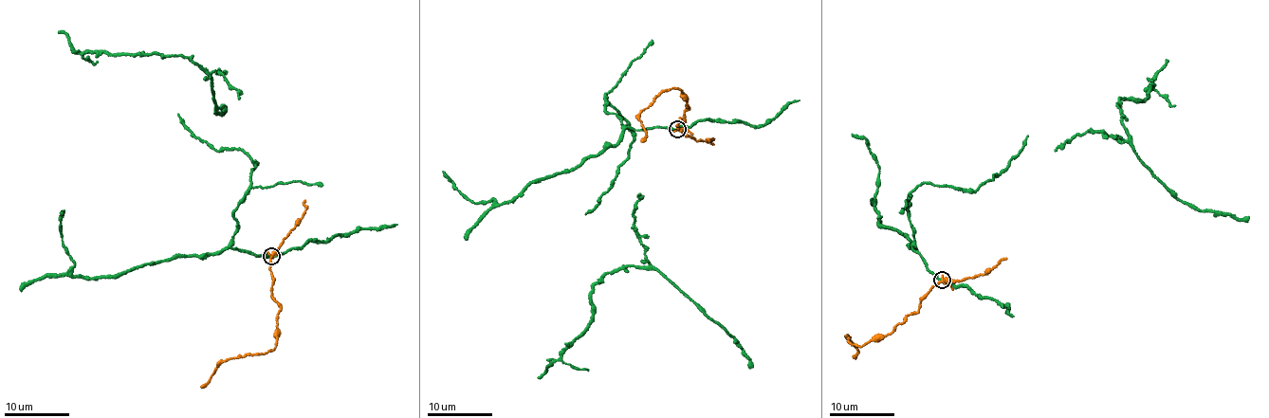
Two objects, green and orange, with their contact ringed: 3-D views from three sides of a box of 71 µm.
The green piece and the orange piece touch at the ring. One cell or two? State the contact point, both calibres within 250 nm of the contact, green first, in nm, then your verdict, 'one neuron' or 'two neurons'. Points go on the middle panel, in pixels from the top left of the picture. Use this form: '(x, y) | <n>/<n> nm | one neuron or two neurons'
(677, 129) | 260/240 nm | two neurons

